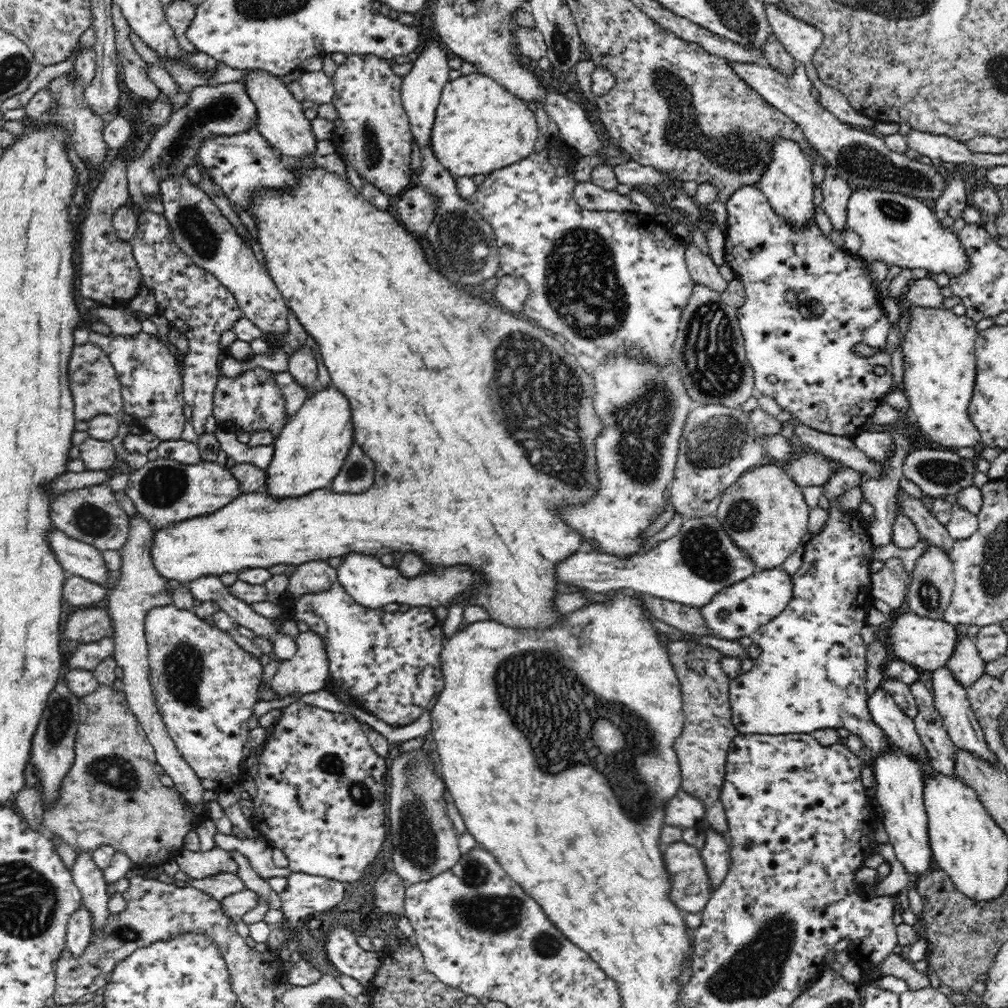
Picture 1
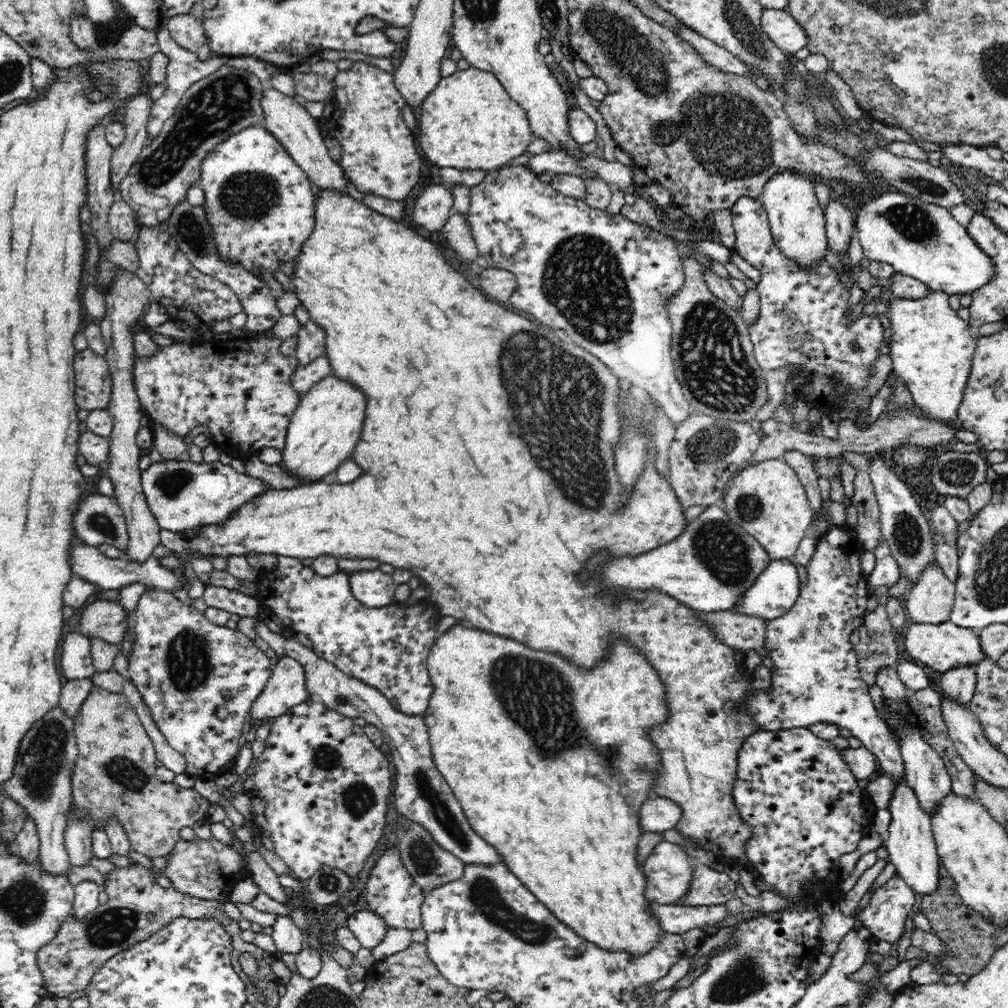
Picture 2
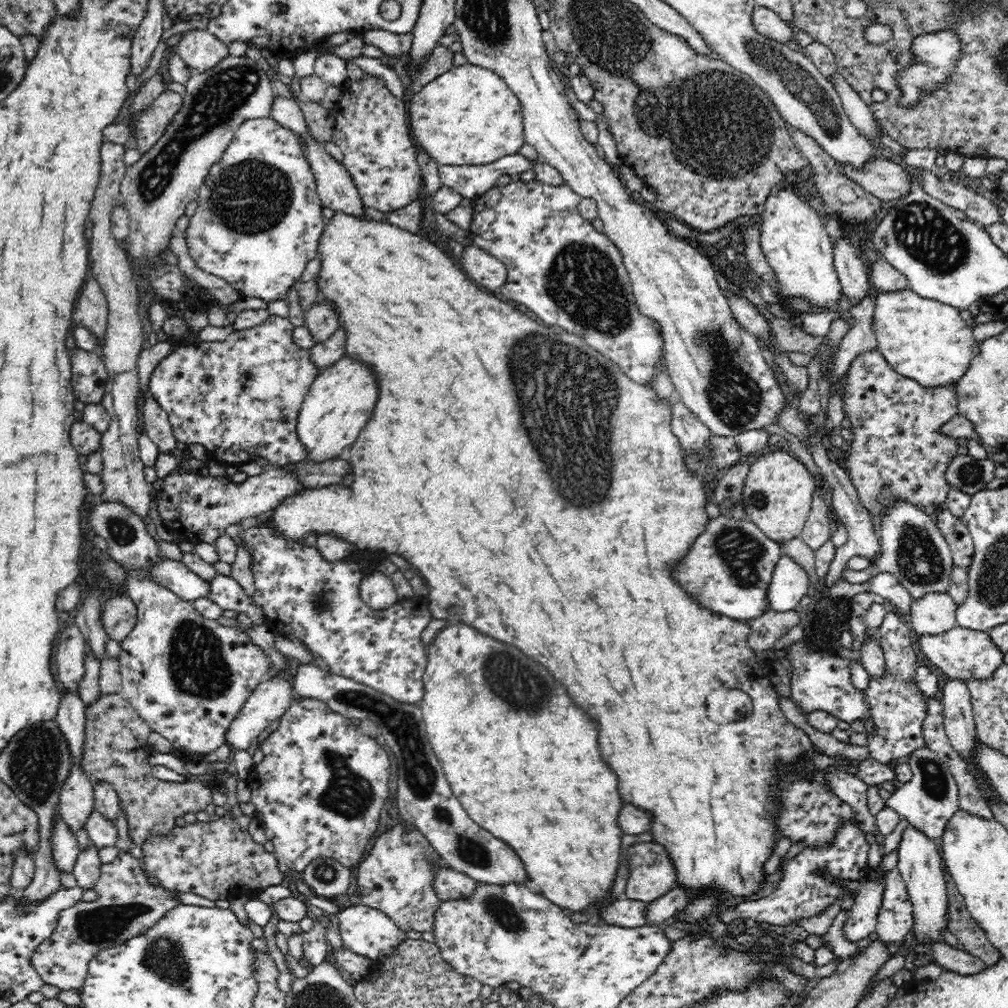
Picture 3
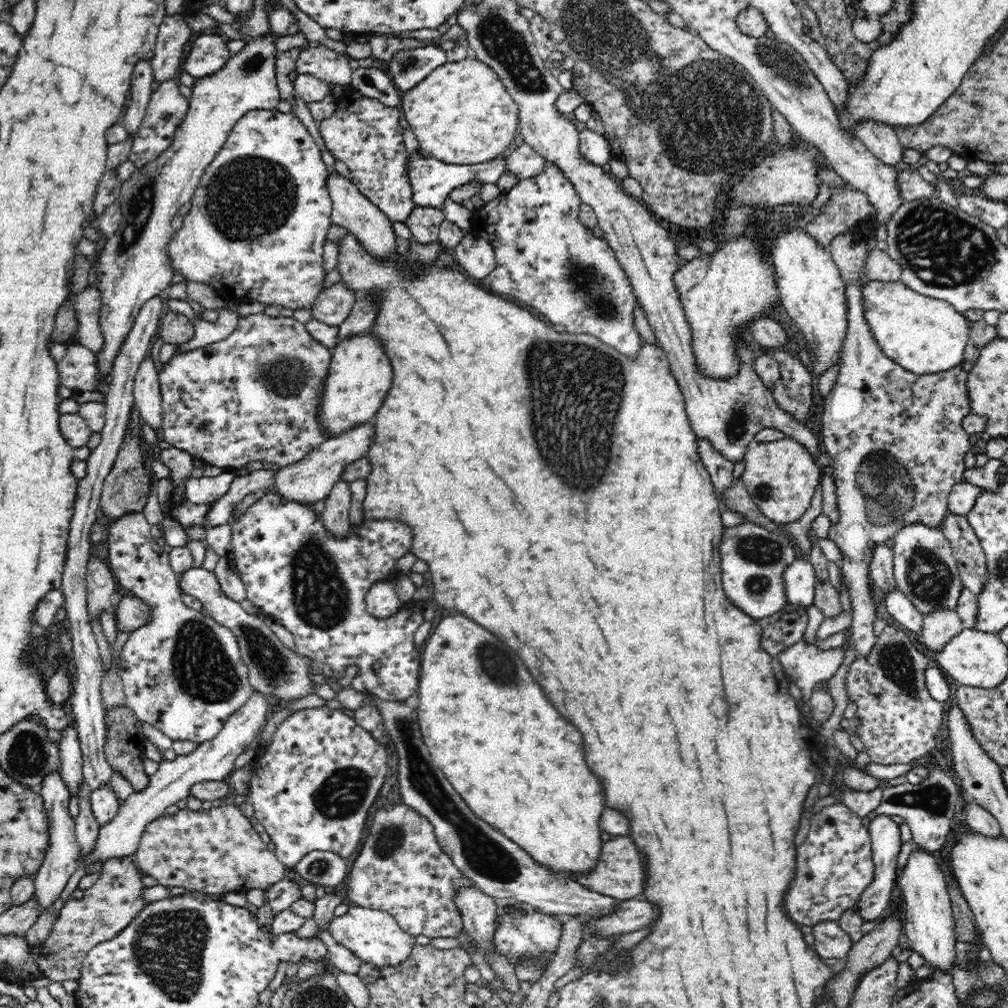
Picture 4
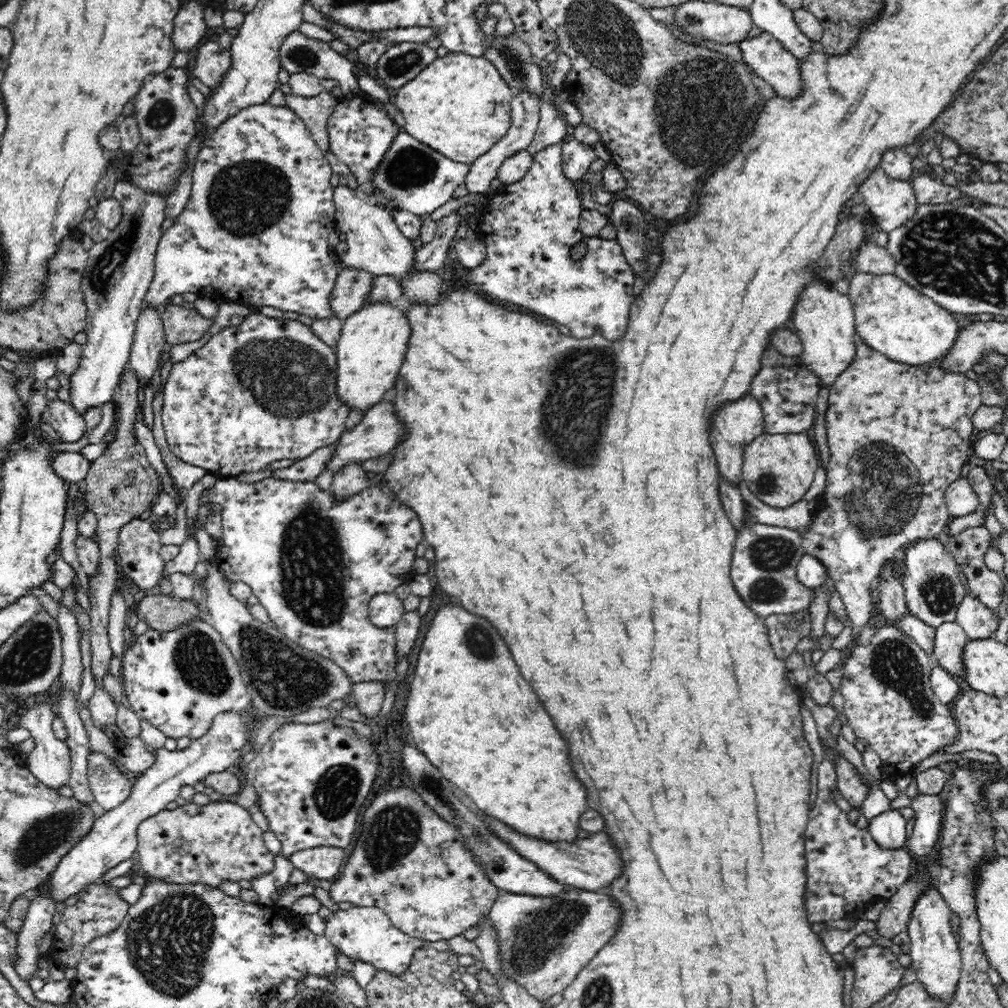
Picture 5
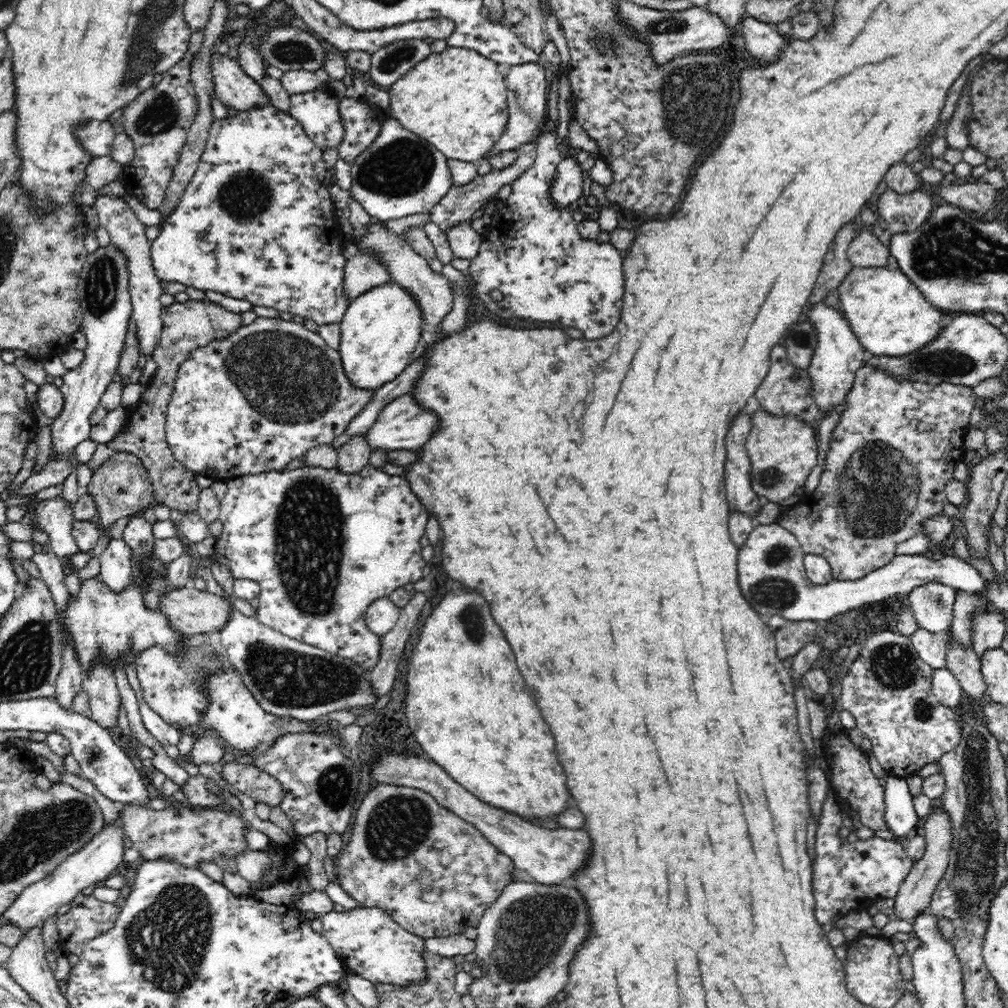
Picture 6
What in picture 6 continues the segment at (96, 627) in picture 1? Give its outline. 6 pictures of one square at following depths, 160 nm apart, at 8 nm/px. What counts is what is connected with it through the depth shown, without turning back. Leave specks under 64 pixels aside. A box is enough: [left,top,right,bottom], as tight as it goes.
[158,585,231,634]

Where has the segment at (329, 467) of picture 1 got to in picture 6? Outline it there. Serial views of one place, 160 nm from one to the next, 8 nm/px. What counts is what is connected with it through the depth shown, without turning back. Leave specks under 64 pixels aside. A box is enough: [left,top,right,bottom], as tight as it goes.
[337,282,422,392]

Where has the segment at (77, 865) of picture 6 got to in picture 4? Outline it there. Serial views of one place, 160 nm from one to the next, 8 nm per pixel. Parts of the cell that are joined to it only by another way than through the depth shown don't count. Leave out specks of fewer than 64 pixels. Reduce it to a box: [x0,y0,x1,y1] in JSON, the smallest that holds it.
[84,690,268,864]

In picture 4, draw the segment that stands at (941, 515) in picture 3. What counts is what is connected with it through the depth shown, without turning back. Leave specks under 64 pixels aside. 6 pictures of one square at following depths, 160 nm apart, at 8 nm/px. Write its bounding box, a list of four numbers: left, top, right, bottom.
[939,513,986,594]

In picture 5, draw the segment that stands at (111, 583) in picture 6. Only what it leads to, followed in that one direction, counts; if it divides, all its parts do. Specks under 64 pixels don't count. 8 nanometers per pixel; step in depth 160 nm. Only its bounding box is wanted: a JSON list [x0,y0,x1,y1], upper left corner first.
[109,588,129,656]

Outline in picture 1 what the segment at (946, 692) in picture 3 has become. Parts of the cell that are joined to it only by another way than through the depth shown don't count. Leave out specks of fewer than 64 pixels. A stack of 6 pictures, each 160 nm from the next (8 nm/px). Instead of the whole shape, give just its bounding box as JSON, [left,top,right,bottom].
[947,624,984,688]

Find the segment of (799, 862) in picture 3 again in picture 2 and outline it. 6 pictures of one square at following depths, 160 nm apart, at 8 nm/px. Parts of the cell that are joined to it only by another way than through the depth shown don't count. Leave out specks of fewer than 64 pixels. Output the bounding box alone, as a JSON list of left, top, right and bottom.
[651,904,728,935]

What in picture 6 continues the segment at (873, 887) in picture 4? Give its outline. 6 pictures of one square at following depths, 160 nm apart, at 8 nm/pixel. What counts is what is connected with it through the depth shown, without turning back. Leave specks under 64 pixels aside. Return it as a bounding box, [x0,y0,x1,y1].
[885,776,918,841]

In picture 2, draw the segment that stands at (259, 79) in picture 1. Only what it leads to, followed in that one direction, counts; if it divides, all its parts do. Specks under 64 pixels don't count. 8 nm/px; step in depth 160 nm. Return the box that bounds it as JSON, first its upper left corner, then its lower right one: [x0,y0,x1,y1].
[260,85,345,190]

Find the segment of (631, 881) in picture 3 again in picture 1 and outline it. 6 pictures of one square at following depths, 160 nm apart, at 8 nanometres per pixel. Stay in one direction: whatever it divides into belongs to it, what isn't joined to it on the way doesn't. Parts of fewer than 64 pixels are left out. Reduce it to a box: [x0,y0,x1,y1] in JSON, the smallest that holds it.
[663,840,714,913]

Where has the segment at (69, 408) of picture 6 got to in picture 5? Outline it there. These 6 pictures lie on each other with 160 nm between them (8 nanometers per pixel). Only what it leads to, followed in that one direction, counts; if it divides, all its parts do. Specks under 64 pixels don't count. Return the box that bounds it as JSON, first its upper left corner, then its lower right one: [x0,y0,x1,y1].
[68,179,173,415]

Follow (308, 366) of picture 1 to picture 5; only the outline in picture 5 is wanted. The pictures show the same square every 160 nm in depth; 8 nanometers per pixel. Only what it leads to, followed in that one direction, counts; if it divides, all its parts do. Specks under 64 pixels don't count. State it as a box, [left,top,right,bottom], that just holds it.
[328,269,373,321]

